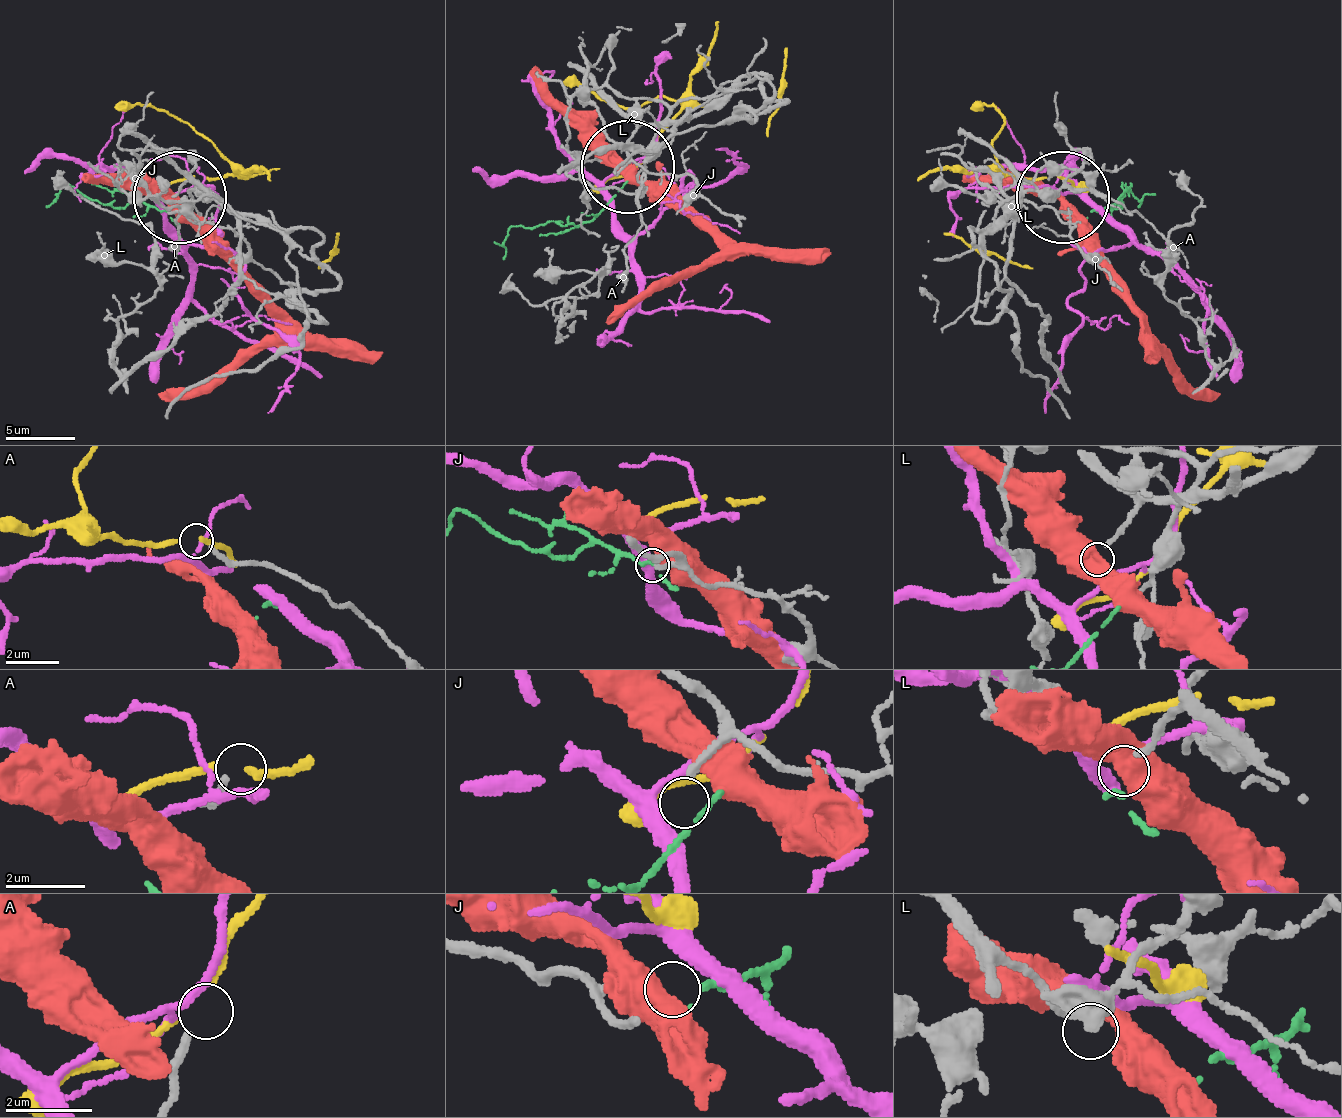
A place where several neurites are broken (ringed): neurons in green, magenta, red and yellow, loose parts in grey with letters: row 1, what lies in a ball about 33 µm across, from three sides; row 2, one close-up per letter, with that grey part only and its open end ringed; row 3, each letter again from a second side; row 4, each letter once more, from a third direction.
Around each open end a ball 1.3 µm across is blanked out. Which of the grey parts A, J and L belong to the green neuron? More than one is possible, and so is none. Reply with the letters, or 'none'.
none

